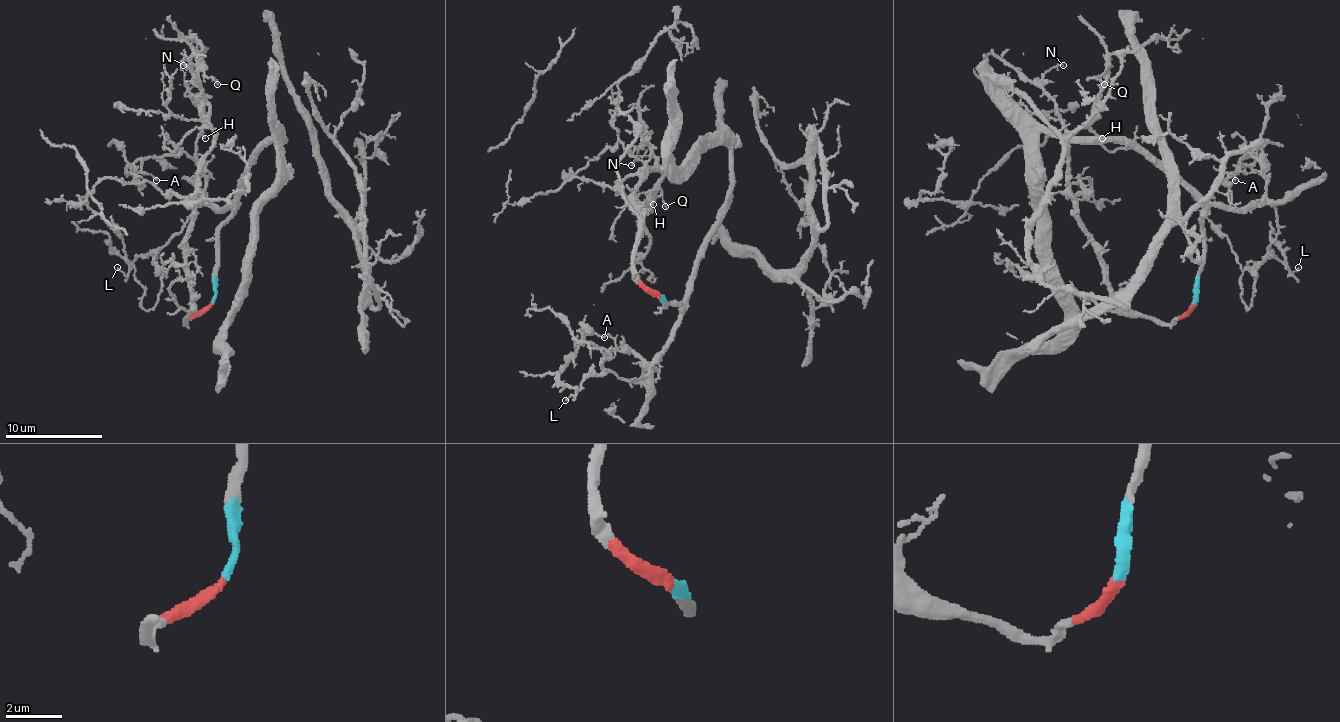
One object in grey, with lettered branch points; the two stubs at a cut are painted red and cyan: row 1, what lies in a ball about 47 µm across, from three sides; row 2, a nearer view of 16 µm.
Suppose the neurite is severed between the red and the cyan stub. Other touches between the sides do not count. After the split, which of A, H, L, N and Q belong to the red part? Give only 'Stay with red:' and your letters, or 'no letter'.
Stay with red: H, N, Q

